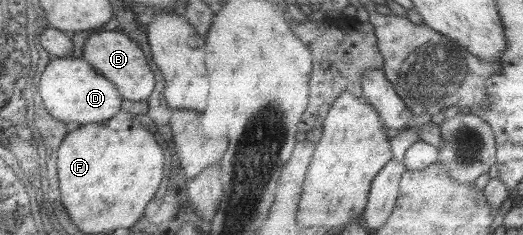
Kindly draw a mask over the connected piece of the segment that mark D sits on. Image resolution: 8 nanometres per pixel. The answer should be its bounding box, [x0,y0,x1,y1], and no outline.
[38,57,122,123]

